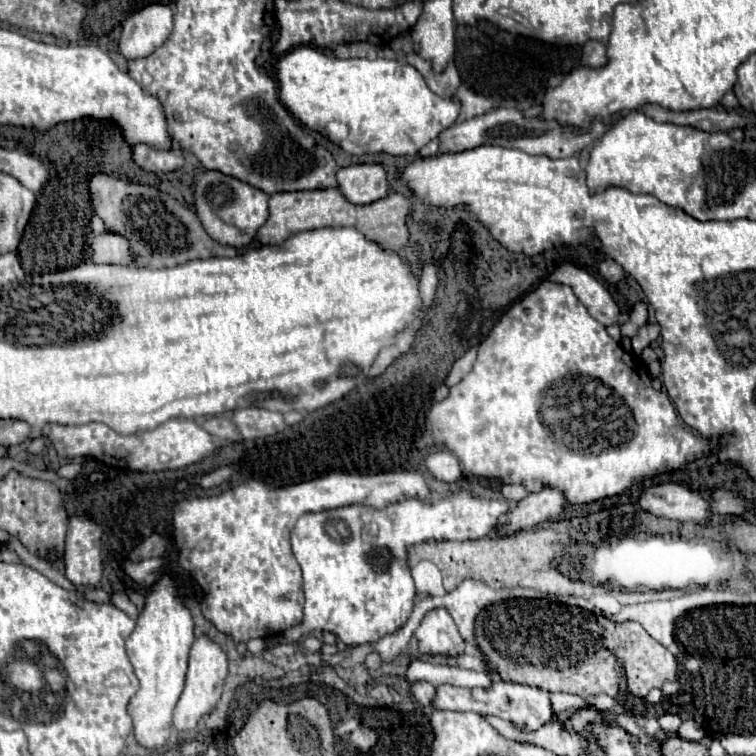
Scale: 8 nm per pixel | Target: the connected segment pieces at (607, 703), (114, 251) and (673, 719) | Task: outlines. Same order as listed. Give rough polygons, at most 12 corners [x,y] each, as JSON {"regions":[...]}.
{"regions":[[[608,695],[588,699],[588,705],[596,711],[608,711],[616,705],[616,699]],[[116,233],[92,241],[96,263],[130,265],[128,241]],[[664,714],[658,723],[666,733],[676,733],[682,723],[677,714]]]}

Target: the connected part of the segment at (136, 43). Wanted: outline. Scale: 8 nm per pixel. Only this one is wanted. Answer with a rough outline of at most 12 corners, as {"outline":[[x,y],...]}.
{"outline":[[148,5],[124,21],[120,53],[140,59],[172,33],[168,5]]}

